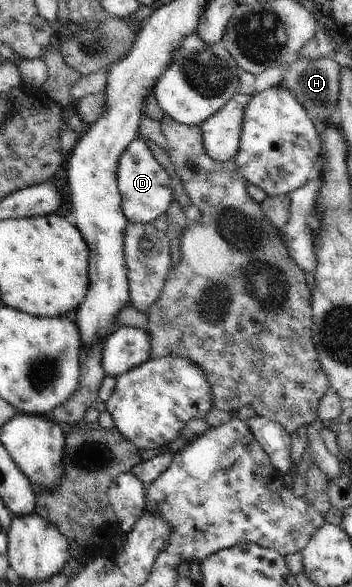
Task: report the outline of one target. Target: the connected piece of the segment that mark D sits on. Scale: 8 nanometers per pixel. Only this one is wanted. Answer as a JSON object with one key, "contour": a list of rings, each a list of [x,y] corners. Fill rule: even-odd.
{"contour":[[[143,138],[133,140],[122,153],[117,170],[117,187],[121,194],[122,212],[129,223],[153,223],[167,212],[174,200],[170,176],[160,165]]]}

